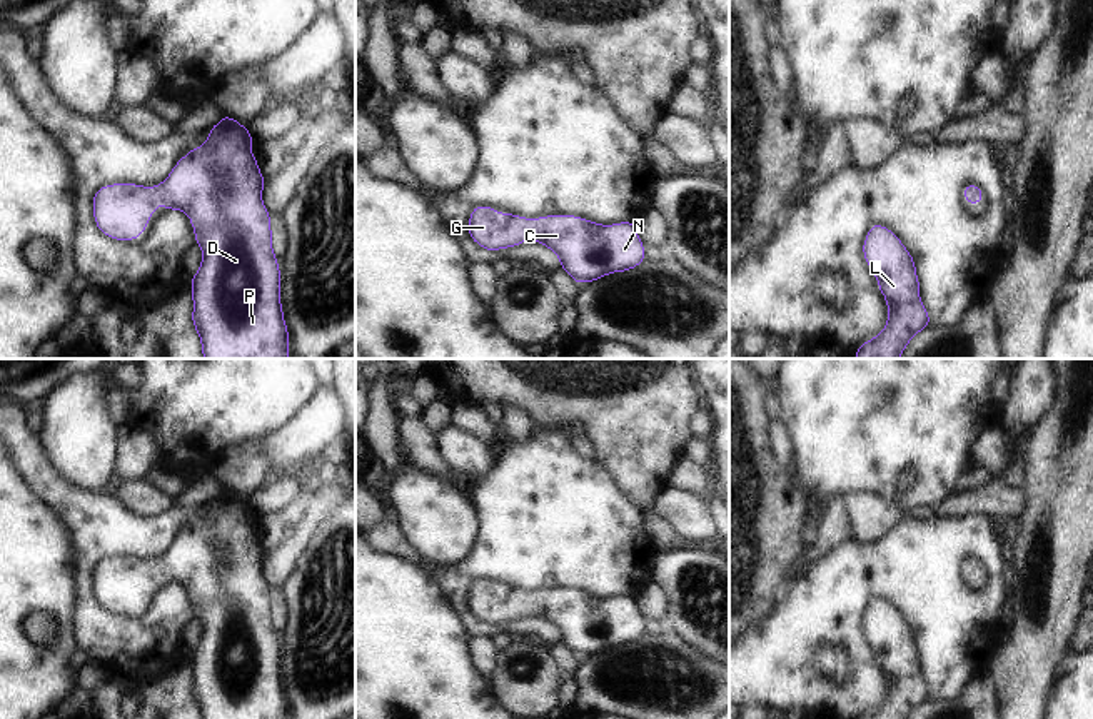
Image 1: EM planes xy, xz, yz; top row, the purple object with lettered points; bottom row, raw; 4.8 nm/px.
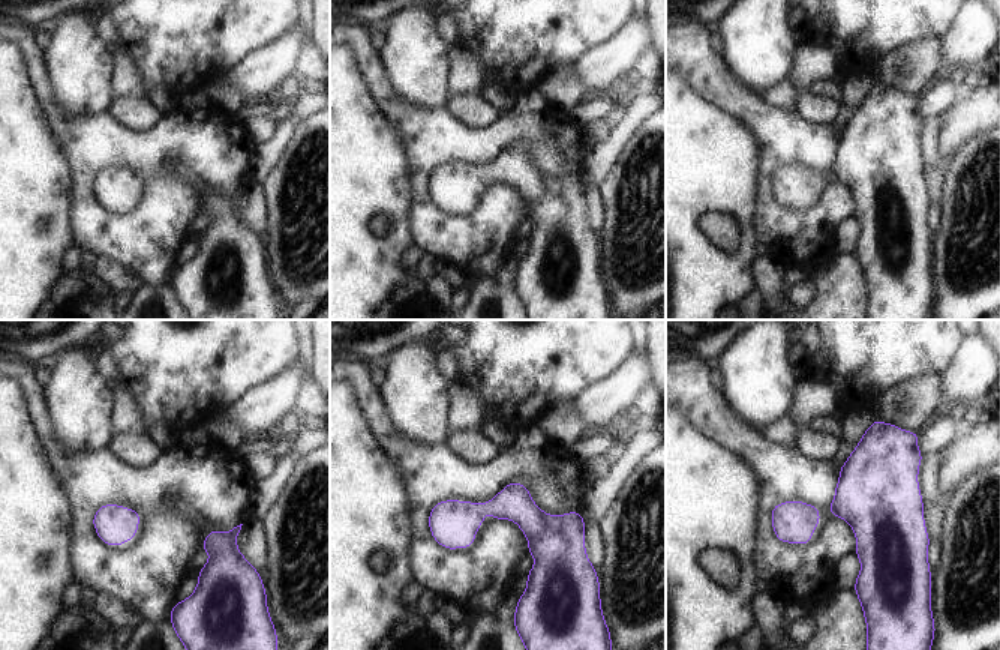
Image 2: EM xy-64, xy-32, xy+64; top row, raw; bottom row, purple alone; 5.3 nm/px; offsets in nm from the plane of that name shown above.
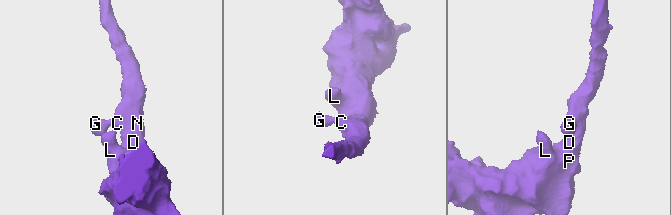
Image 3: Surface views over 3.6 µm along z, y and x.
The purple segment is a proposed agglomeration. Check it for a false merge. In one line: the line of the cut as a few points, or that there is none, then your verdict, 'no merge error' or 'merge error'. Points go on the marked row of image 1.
cut none; no merge error

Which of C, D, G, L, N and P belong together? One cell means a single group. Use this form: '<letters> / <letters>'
C D G L N P

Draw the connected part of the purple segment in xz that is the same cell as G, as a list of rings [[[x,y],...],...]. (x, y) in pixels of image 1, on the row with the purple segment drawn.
[[[477,205],[471,212],[467,230],[471,239],[489,252],[534,239],[557,255],[561,269],[577,285],[612,272],[627,272],[646,260],[636,222],[601,225],[577,215],[544,215],[531,220]]]

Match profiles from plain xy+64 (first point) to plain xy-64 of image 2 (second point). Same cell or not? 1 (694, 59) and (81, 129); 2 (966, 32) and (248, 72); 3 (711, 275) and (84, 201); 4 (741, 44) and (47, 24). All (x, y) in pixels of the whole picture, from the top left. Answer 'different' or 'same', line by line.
1: same
2: same
3: different
4: different

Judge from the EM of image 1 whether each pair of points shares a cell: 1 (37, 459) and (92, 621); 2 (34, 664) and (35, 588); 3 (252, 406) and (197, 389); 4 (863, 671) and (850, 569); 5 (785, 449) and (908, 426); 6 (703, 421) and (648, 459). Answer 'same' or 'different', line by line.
1: same
2: same
3: same
4: same
5: different
6: different

